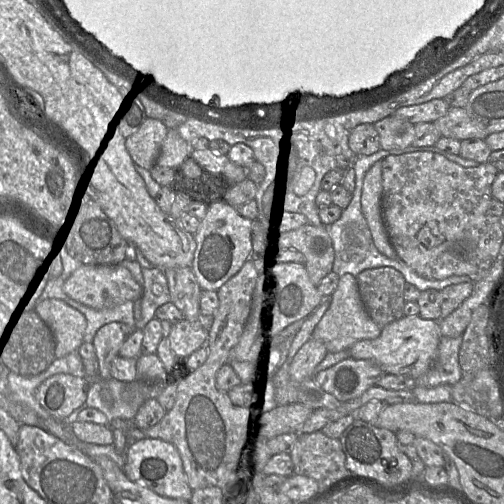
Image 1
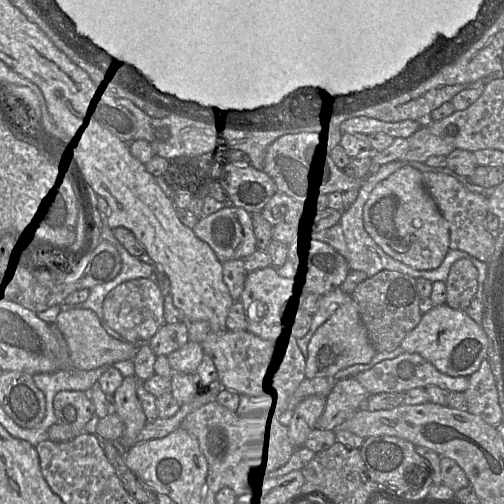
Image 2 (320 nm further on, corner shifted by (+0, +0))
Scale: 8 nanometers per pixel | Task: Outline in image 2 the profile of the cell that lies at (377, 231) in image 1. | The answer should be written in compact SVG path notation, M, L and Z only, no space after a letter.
M410 166L400 168L376 185L364 205L363 224L383 252L415 270L438 268L450 250L448 223L427 192L422 172Z

